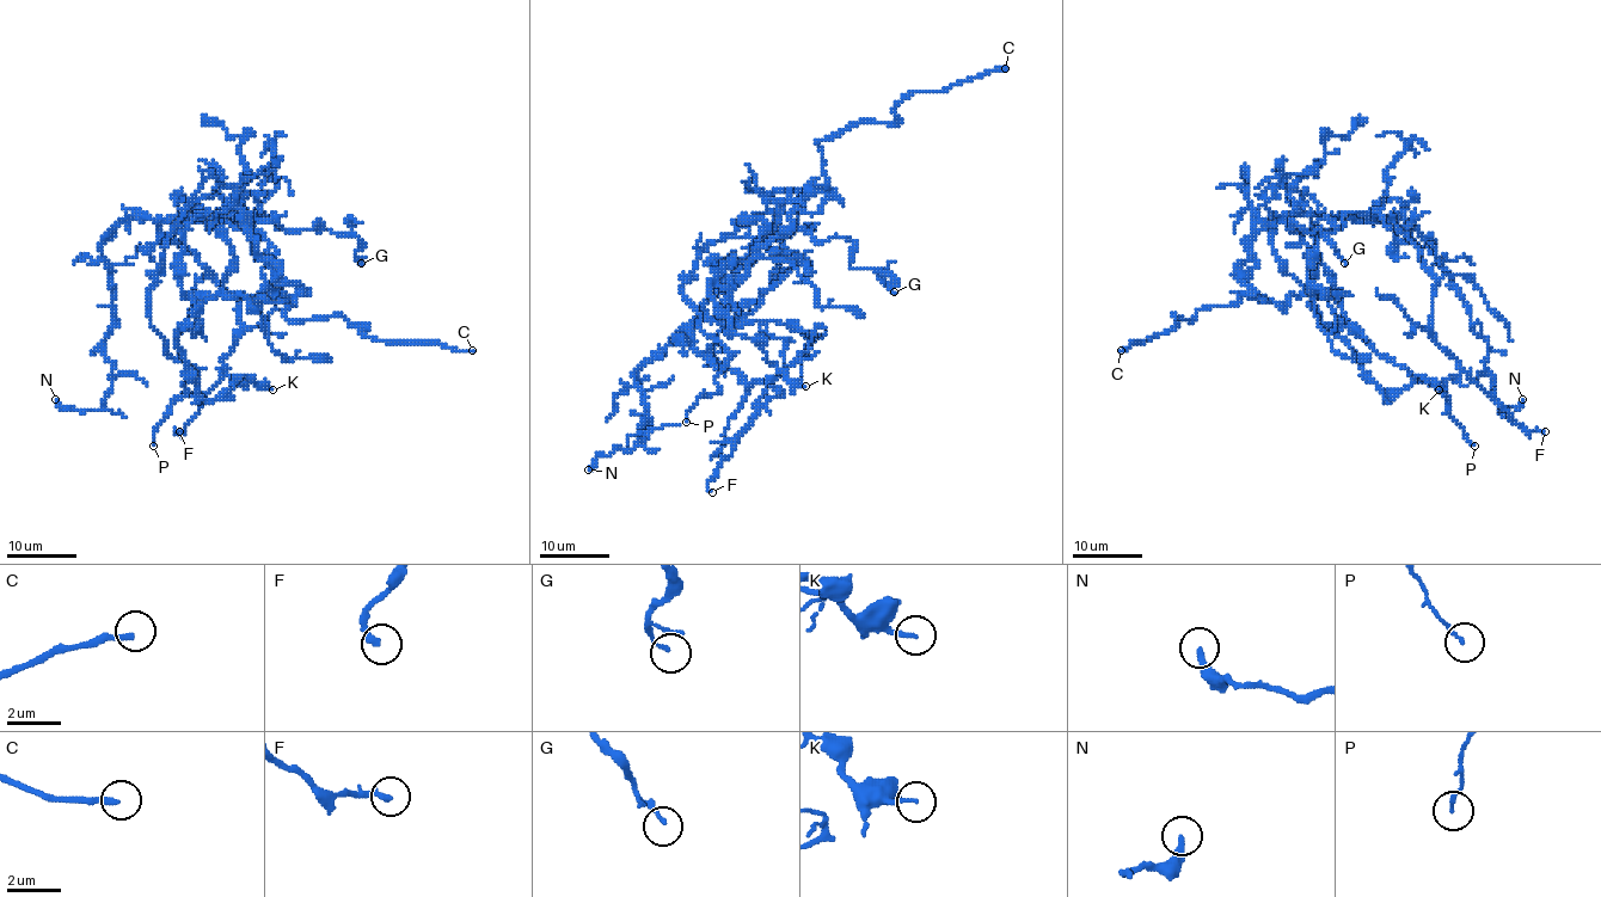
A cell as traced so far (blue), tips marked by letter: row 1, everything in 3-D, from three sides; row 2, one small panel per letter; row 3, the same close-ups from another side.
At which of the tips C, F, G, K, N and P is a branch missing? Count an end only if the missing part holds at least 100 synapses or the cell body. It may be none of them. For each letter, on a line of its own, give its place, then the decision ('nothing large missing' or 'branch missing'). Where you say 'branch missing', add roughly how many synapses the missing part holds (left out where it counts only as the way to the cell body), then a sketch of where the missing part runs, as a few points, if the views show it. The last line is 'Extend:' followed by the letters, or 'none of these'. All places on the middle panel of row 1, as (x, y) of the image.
C: (1005, 68) | branch missing | (1005, 68), (1056, 69), (1059, 77)
F: (712, 492) | nothing large missing
G: (894, 292) | nothing large missing
K: (805, 386) | nothing large missing
N: (588, 469) | nothing large missing
P: (686, 422) | nothing large missing
Extend: C

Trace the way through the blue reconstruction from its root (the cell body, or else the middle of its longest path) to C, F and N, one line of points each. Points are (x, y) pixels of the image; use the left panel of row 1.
C: (250, 239), (302, 293), (283, 312), (288, 319), (342, 315), (382, 342), (472, 350)
F: (250, 239), (227, 213), (160, 221), (160, 238), (179, 240), (237, 298), (243, 327), (226, 373), (179, 431)
N: (250, 239), (227, 213), (118, 223), (100, 246), (115, 292), (109, 393), (99, 411), (55, 399)

